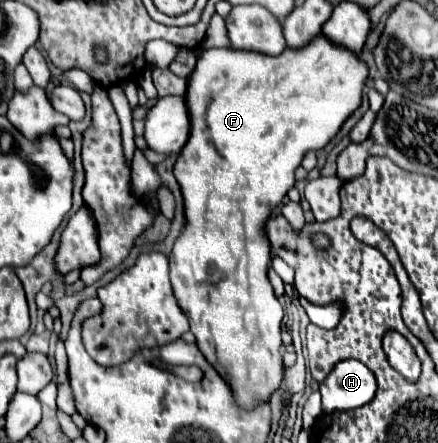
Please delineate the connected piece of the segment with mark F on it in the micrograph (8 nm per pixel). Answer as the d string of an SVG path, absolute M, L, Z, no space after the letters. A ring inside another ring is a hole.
M323 32L319 36L315 36L309 44L305 44L303 48L285 48L279 56L267 56L267 54L259 54L259 52L233 50L233 48L203 48L201 58L197 60L197 66L189 78L189 88L187 88L185 96L187 96L187 104L191 108L191 136L189 136L189 142L185 144L183 152L179 154L179 158L175 162L175 168L173 168L173 174L175 174L177 182L181 184L187 224L185 224L181 236L177 238L175 248L169 256L171 286L173 286L175 298L183 310L183 314L187 316L187 320L191 324L191 332L197 340L201 354L217 370L217 374L227 382L227 386L233 392L235 404L245 408L245 410L253 410L255 406L269 402L269 398L281 386L283 370L285 370L283 358L281 358L283 306L279 304L277 296L273 294L271 282L267 278L267 268L271 264L271 256L269 256L269 240L263 234L263 226L265 226L271 210L275 206L279 206L283 196L289 192L289 188L293 188L293 184L295 184L293 172L295 172L295 166L301 164L303 156L311 150L317 152L317 150L325 148L335 138L335 134L341 130L343 122L361 106L367 78L369 78L367 64L349 48L333 44L331 40L327 40L327 36Z

